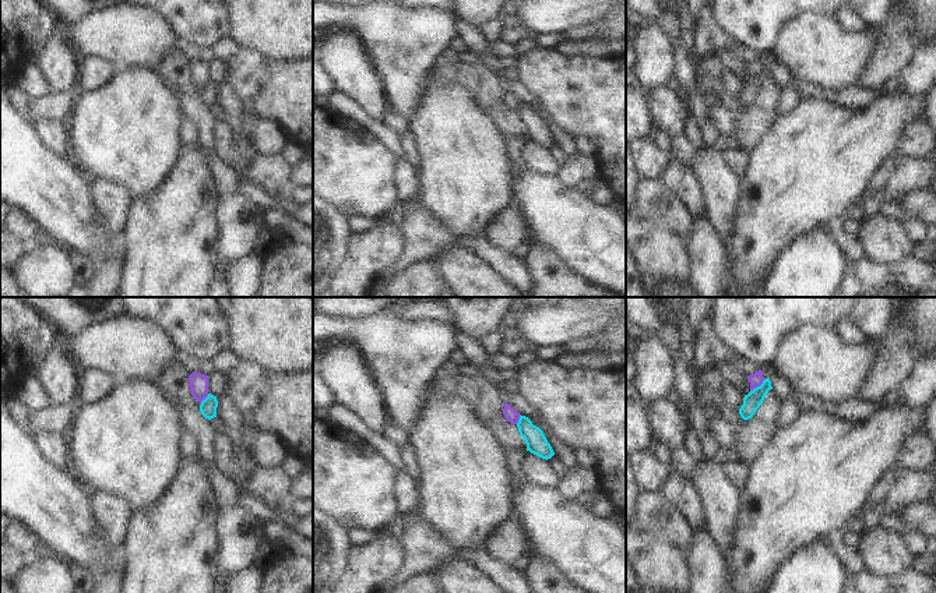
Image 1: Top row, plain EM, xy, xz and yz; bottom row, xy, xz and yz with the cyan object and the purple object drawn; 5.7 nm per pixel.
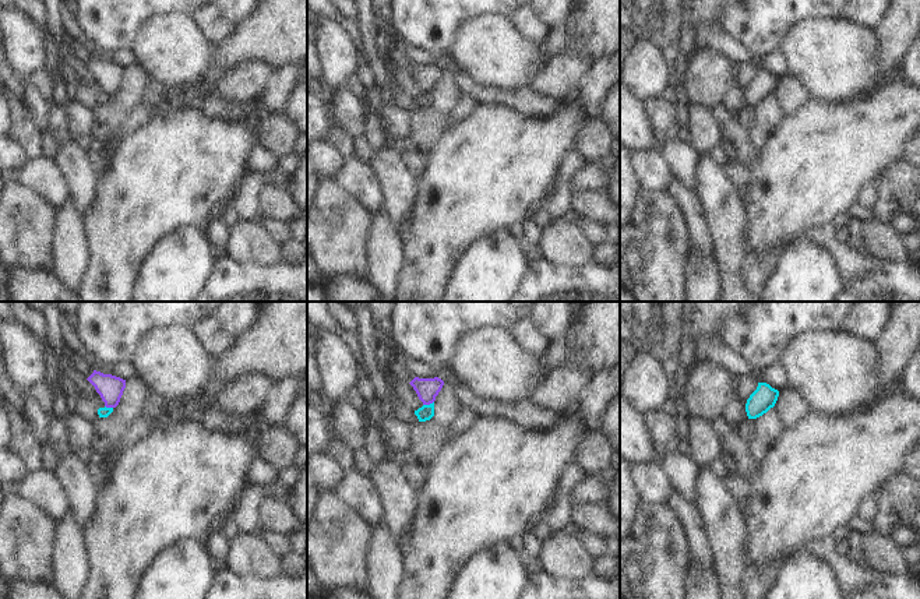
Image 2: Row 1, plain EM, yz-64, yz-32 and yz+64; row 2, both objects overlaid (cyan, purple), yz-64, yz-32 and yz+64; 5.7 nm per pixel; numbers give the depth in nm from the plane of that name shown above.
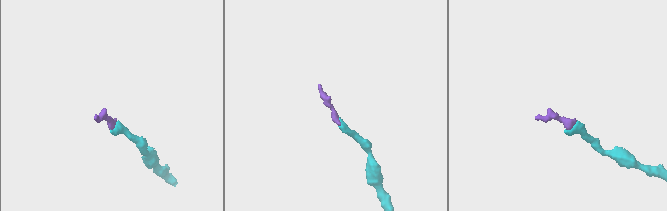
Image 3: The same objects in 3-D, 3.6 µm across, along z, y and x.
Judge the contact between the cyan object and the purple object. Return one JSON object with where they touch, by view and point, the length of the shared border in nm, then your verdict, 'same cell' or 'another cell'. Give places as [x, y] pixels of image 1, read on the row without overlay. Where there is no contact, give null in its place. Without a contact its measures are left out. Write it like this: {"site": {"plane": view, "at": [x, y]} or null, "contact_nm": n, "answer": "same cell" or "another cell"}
{"site": {"plane": "yz", "at": [757, 74]}, "contact_nm": 120, "answer": "another cell"}

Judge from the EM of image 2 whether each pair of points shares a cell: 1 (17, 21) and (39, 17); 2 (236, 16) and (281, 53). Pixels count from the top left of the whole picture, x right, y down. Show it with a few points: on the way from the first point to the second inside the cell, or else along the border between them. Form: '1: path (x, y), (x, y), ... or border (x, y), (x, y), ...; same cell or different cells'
1: border (27, 14), (30, 17); different cells
2: border (251, 14), (235, 27); different cells

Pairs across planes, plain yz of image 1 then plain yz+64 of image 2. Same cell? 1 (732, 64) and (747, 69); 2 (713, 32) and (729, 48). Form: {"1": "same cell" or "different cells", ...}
{"1": "same cell", "2": "same cell"}

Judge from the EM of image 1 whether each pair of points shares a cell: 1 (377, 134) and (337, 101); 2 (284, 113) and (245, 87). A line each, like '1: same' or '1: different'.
1: same
2: same

